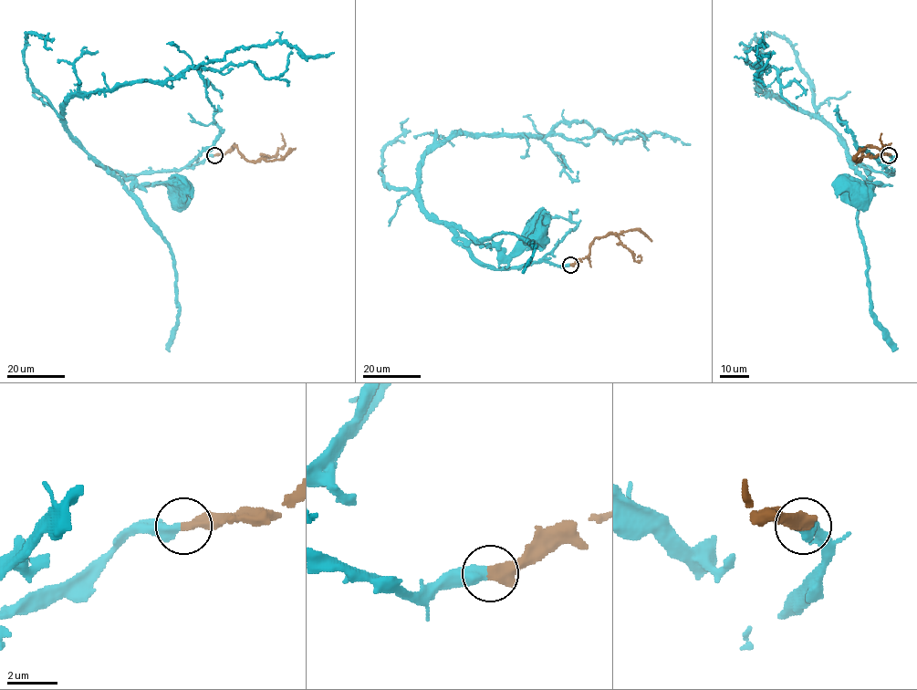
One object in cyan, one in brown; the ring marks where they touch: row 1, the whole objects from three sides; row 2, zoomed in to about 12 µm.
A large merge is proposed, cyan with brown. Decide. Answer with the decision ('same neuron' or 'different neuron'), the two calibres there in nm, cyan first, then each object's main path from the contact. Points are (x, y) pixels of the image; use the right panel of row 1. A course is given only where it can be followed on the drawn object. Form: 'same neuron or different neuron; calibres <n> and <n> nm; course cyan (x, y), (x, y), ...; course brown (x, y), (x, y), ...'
same neuron; calibres 500 and 550 nm; course cyan (890, 155), (891, 159), (886, 166), (893, 173), (866, 171), (870, 183), (880, 185), (867, 184), (858, 193); course brown (890, 155), (867, 147), (858, 161), (876, 156), (886, 148), (880, 140), (881, 133)

